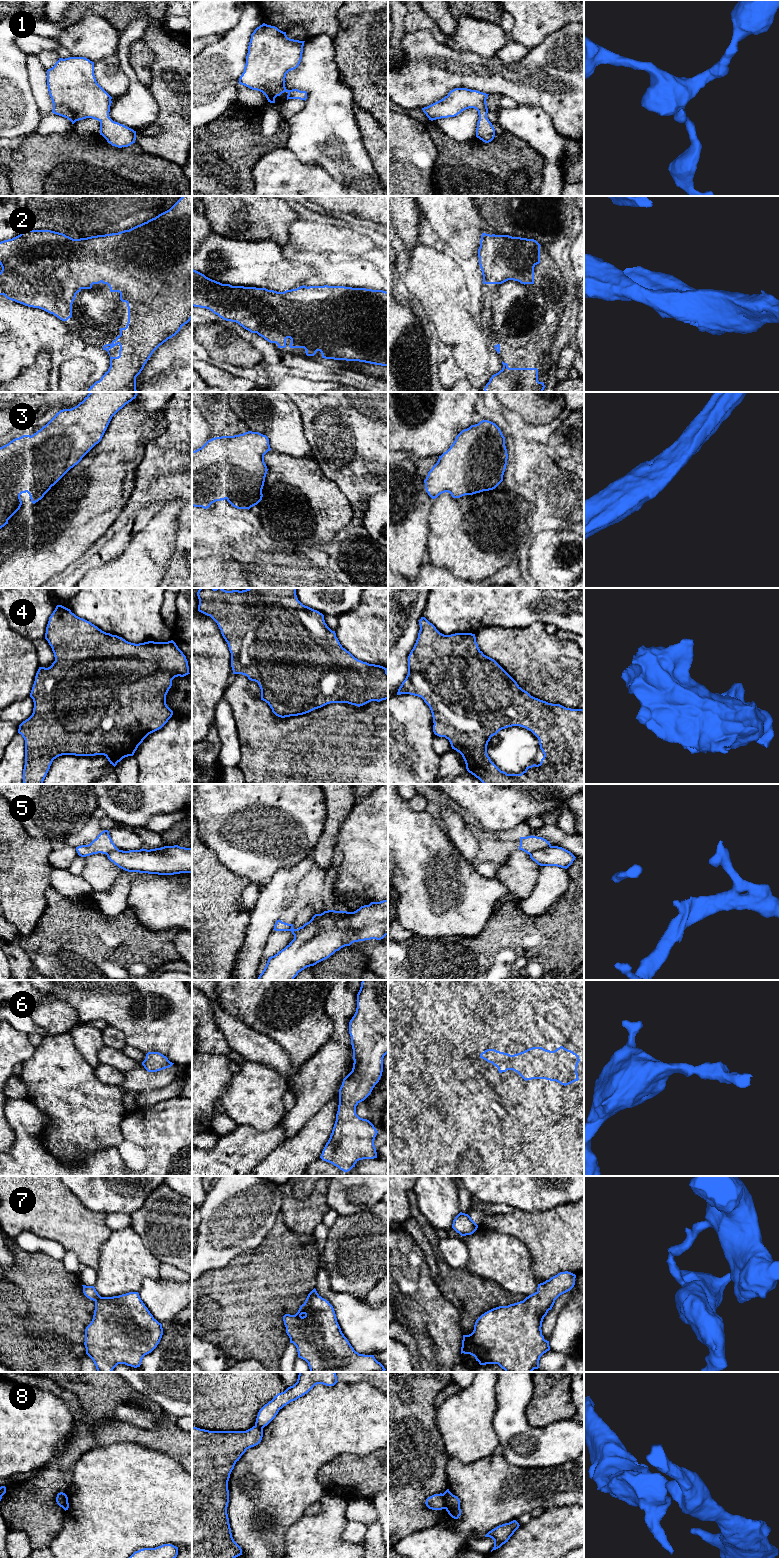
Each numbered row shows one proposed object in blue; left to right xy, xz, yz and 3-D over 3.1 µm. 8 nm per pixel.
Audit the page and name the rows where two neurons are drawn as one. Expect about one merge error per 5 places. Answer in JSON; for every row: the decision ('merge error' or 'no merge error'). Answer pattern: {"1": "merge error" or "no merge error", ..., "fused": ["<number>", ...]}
{"1": "no merge error", "2": "no merge error", "3": "no merge error", "4": "no merge error", "5": "merge error", "6": "no merge error", "7": "no merge error", "8": "merge error", "fused": ["5", "8"]}

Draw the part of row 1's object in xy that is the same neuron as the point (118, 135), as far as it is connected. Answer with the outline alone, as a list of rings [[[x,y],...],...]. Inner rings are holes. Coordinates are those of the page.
[[[85,57],[59,58],[55,65],[47,70],[47,86],[53,103],[52,113],[67,118],[72,124],[86,118],[98,120],[100,135],[112,146],[122,148],[135,143],[136,131],[109,117],[112,97],[97,83],[94,62]]]

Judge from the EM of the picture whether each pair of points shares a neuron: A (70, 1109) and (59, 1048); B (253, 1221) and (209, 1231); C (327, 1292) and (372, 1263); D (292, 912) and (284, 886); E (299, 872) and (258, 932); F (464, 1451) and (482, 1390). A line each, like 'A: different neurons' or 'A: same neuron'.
A: same neuron
B: same neuron
C: different neurons
D: different neurons
E: same neuron
F: same neuron

